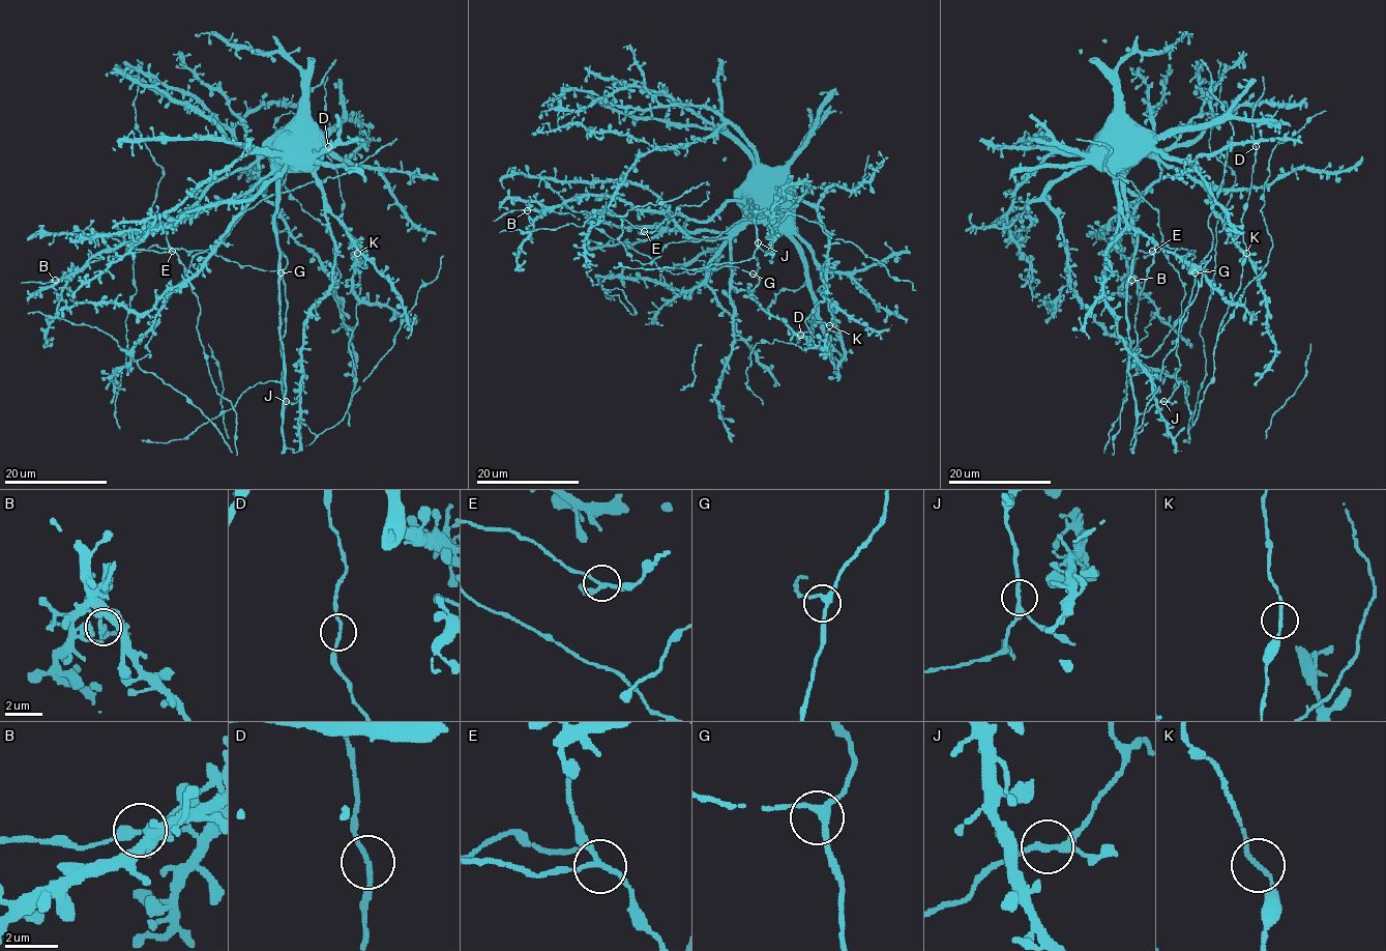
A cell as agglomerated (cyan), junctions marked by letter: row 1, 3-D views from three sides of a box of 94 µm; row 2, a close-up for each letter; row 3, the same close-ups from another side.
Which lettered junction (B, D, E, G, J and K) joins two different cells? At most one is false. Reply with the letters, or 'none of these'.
E

